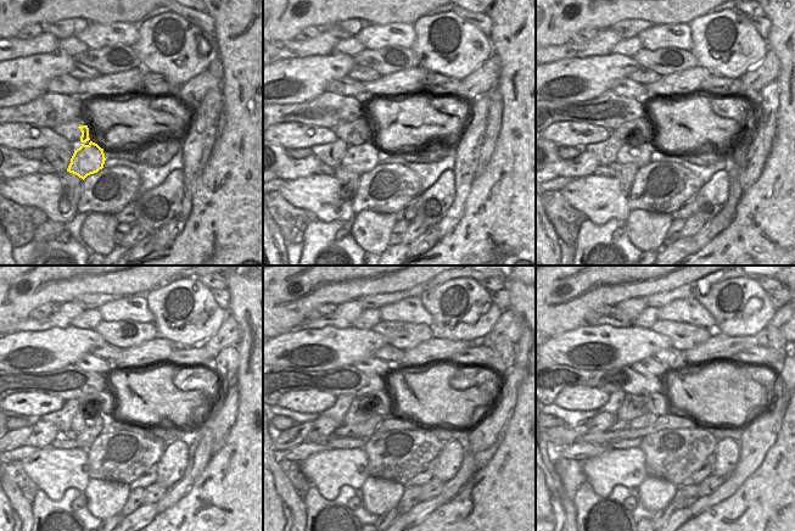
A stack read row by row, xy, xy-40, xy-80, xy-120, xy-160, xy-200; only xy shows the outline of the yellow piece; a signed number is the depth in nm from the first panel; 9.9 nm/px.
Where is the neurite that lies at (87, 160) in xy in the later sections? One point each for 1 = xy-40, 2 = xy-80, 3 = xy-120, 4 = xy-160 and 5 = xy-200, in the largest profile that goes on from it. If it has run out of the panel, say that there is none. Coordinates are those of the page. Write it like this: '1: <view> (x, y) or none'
1: xy-40 (360, 158)
2: xy-80 (627, 152)
3: xy-120 (80, 420)
4: xy-160 (353, 417)
5: xy-200 (626, 411)

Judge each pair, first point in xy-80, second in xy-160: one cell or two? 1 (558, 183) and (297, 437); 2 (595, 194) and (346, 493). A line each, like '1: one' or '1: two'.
1: two
2: two

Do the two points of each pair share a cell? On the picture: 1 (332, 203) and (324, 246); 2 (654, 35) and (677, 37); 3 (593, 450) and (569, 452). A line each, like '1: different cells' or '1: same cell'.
1: different cells
2: same cell
3: same cell

